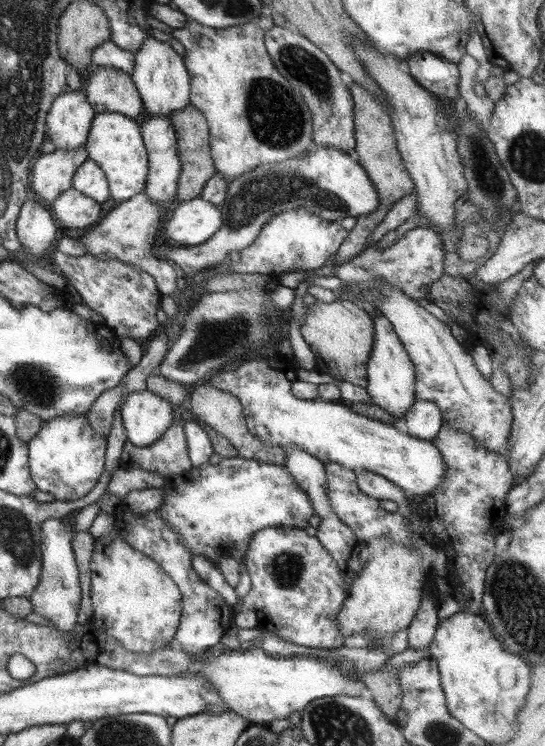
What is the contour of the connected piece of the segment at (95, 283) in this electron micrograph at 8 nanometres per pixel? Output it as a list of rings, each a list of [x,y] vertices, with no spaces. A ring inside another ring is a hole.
[[[52,249],[49,257],[57,272],[68,278],[70,286],[77,288],[83,304],[96,310],[102,316],[101,323],[110,327],[120,339],[148,339],[160,326],[156,310],[161,306],[162,294],[154,277],[140,267],[128,265],[115,258],[100,259],[89,252],[75,257]]]

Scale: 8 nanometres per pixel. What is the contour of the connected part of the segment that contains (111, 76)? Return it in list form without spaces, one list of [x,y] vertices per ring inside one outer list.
[[[98,67],[86,80],[87,102],[98,113],[117,113],[140,120],[144,104],[131,76],[112,67]]]

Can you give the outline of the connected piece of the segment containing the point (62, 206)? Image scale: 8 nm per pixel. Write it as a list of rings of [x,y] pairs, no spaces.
[[[74,187],[58,195],[48,208],[60,226],[64,226],[66,230],[74,228],[74,232],[98,225],[102,218],[101,203],[78,192]]]

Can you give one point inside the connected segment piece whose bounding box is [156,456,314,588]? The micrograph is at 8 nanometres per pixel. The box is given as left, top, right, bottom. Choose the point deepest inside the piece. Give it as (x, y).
(216, 509)

